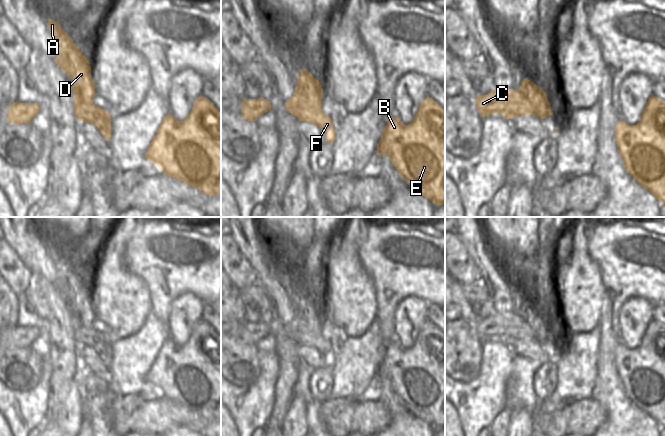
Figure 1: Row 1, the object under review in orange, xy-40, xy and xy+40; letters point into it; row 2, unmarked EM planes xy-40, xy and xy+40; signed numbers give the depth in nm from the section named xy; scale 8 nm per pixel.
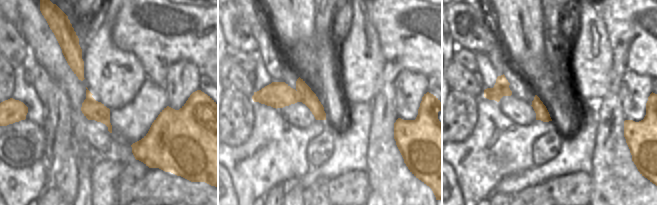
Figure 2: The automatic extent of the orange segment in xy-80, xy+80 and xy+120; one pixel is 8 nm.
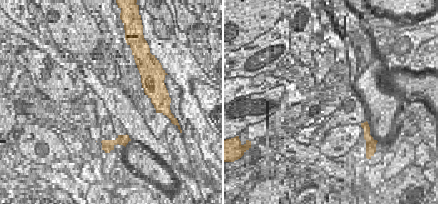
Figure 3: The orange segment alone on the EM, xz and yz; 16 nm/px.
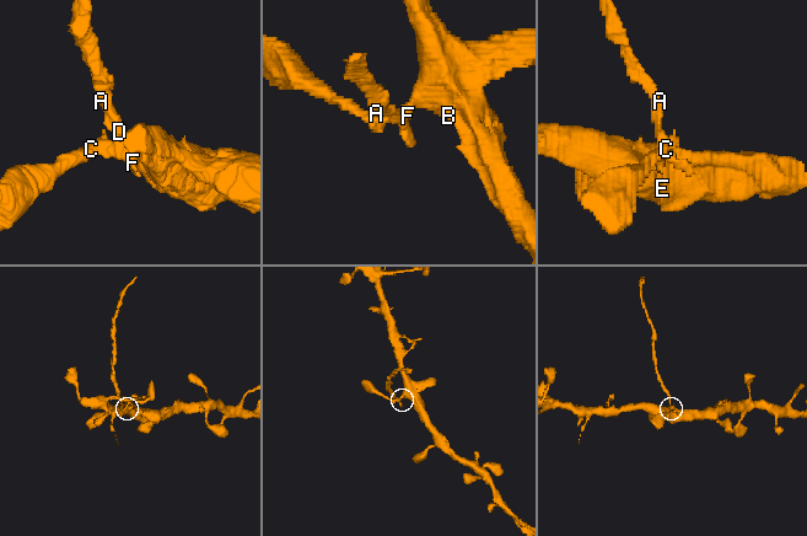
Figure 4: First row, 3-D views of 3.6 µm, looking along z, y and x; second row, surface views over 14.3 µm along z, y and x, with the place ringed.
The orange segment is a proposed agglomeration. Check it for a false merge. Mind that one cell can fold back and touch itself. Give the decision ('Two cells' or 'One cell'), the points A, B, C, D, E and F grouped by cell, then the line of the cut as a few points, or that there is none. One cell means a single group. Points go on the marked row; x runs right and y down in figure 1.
Two cells. Groups: A D / B C E F. Split along xy+40 (518, 89), (532, 102), (538, 105), (549, 105)

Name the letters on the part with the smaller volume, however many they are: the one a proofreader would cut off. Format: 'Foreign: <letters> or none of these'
Foreign: A, D

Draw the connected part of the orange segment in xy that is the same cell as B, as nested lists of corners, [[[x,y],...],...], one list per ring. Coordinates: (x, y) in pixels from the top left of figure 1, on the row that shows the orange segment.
[[[430,97],[421,102],[412,123],[404,125],[398,117],[387,120],[377,155],[388,155],[393,166],[409,187],[435,205],[445,203],[445,111]]]

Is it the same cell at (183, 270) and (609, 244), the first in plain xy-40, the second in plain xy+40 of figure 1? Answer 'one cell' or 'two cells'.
one cell

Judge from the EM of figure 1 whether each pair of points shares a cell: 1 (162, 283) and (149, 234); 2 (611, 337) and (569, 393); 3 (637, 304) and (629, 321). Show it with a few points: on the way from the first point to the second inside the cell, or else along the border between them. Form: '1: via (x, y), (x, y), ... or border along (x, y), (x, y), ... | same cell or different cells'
1: via (162, 271), (162, 257), (157, 252), (156, 246) | same cell
2: border along (601, 333), (597, 352), (597, 375), (594, 379) | different cells
3: via (637, 308), (637, 312), (633, 317) | same cell

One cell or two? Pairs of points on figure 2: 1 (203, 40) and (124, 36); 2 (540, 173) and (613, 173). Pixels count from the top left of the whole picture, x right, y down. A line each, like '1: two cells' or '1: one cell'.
1: one cell
2: two cells

